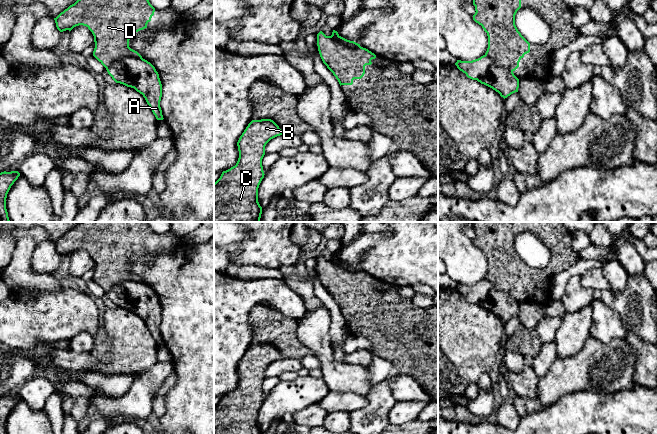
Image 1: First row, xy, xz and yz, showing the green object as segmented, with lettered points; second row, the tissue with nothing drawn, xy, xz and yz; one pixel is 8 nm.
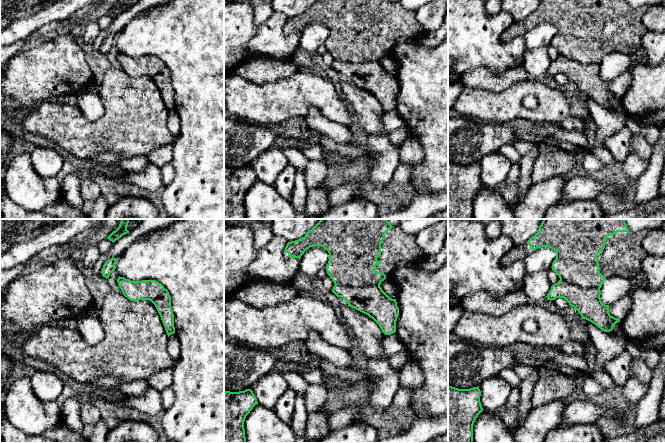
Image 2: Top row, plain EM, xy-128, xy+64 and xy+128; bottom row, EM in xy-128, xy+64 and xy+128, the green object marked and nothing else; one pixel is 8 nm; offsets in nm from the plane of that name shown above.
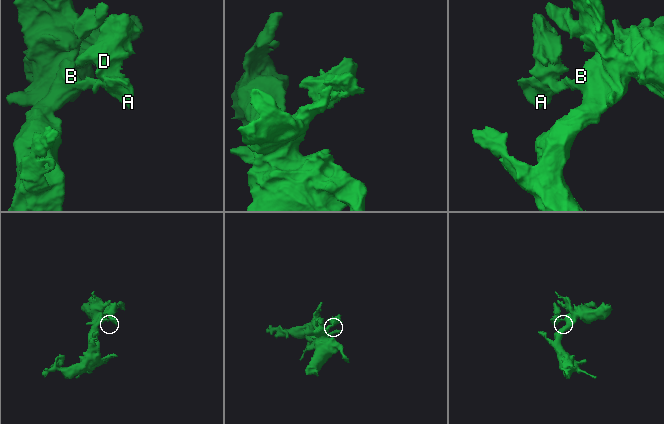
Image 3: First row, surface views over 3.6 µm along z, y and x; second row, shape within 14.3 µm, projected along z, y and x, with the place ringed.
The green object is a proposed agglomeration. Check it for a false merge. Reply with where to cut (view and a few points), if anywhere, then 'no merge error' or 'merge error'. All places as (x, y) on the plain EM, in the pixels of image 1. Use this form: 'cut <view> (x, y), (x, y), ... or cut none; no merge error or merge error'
cut xy (141, 281), (124, 281), (114, 285), (106, 293); merge error

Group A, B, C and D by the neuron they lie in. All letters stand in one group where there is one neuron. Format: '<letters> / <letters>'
A B C / D

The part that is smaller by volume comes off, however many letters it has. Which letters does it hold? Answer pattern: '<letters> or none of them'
D

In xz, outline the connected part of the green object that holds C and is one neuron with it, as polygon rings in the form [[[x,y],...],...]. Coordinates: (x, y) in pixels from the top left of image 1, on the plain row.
[[[271,343],[252,344],[248,348],[237,366],[239,382],[236,389],[223,395],[214,407],[214,434],[262,434],[258,426],[258,412],[265,399],[262,390],[265,370],[282,358],[283,355]]]

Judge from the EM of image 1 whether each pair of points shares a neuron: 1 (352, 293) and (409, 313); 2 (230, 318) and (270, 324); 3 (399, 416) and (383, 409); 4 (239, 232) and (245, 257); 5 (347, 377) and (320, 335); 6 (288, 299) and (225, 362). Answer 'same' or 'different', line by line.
1: same
2: different
3: different
4: different
5: same
6: same

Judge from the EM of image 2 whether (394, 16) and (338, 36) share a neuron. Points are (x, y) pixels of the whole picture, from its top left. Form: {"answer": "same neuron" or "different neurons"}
{"answer": "same neuron"}

